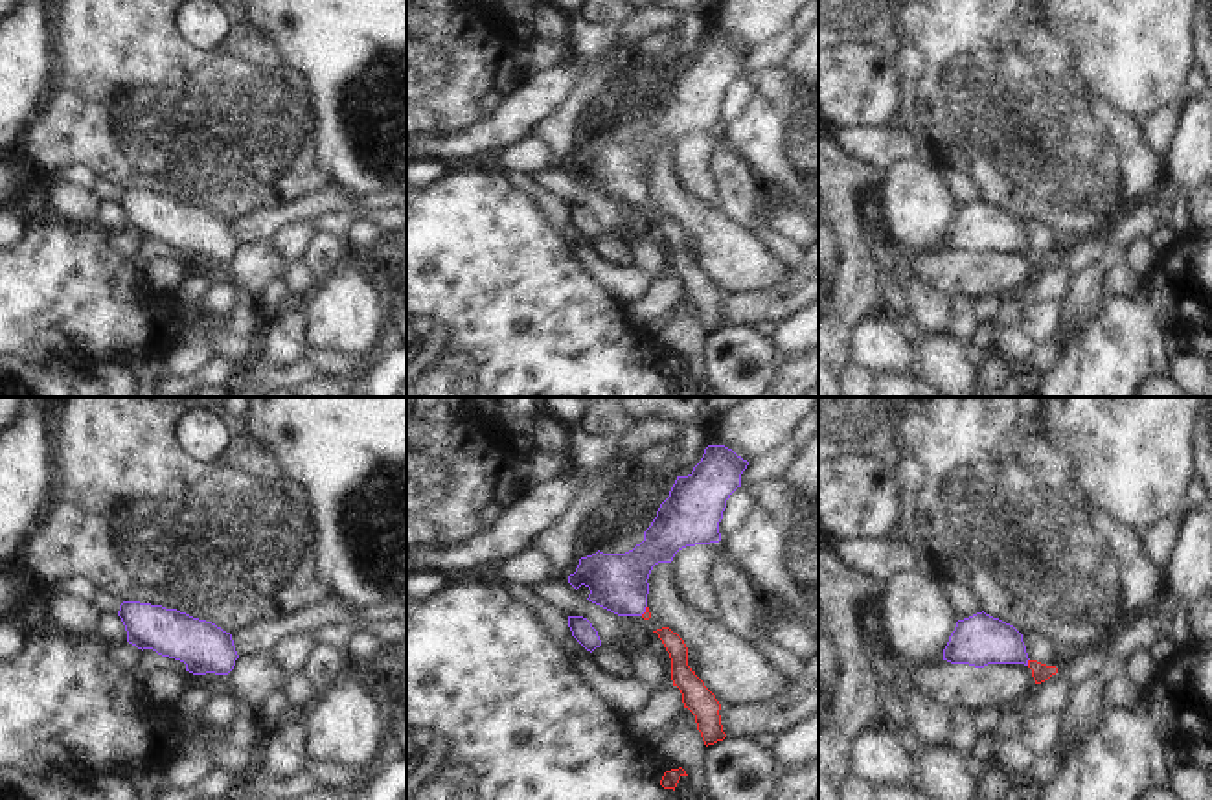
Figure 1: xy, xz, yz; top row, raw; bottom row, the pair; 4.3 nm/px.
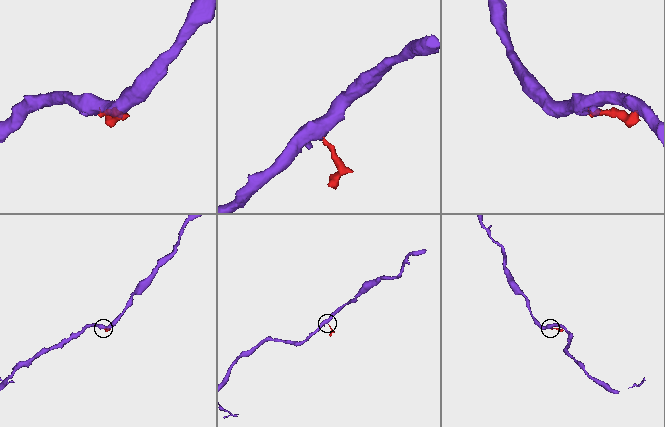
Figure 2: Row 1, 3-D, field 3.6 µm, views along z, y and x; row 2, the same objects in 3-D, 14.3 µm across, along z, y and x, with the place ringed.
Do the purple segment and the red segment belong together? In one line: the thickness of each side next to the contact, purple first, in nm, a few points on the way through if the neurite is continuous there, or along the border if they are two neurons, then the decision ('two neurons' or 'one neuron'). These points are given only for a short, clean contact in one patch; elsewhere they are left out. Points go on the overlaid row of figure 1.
220 nm thick on the purple side, 80 nm on the other; runs through yz (977, 640), (1001, 642), (1027, 662), (1040, 672); one neuron

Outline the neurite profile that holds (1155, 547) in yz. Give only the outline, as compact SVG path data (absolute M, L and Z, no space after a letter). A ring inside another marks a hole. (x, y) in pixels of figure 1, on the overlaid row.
M1188 502L1179 506L1157 530L1142 535L1142 552L1162 570L1172 555L1170 537L1177 531L1183 517L1192 509Z

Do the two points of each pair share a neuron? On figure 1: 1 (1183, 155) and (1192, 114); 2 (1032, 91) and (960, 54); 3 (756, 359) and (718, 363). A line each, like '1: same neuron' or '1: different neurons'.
1: same neuron
2: same neuron
3: same neuron

